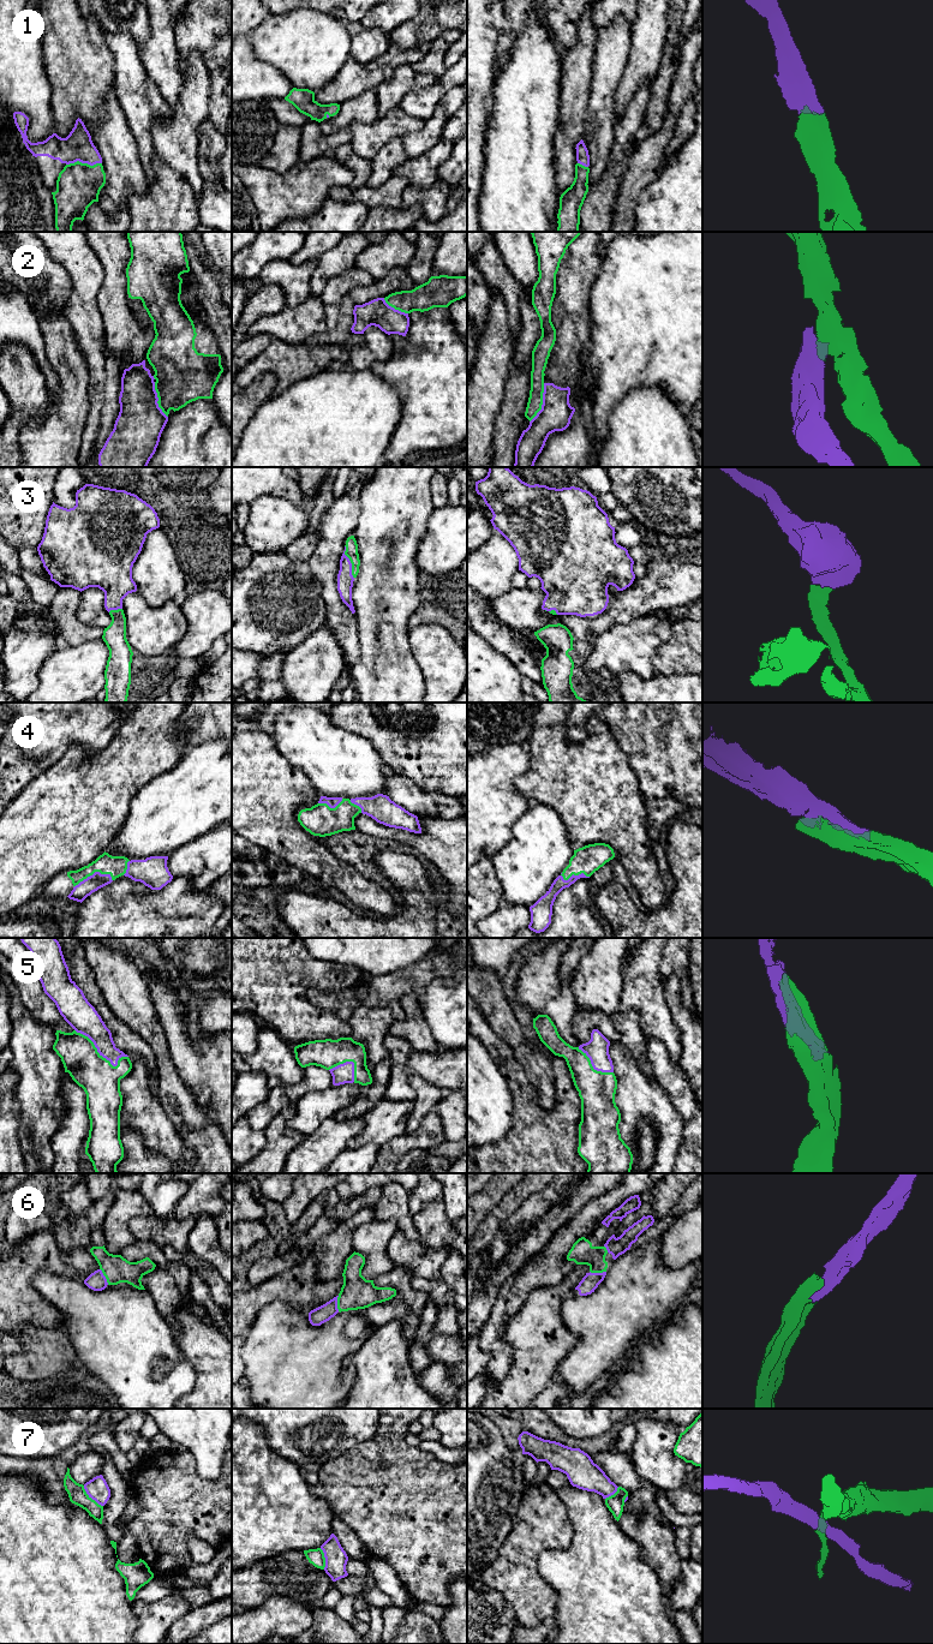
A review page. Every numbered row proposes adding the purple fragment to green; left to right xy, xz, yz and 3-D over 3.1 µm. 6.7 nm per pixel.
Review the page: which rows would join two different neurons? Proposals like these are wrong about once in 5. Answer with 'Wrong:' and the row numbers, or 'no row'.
Wrong: 2, 7

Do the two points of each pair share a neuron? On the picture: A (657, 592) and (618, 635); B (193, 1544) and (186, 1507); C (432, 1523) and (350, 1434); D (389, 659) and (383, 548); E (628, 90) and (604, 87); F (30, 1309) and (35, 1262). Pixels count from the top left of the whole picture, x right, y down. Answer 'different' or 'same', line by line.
A: different
B: different
C: different
D: same
E: different
F: same

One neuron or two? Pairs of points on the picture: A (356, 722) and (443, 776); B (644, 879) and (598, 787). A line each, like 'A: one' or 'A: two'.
A: one
B: one

